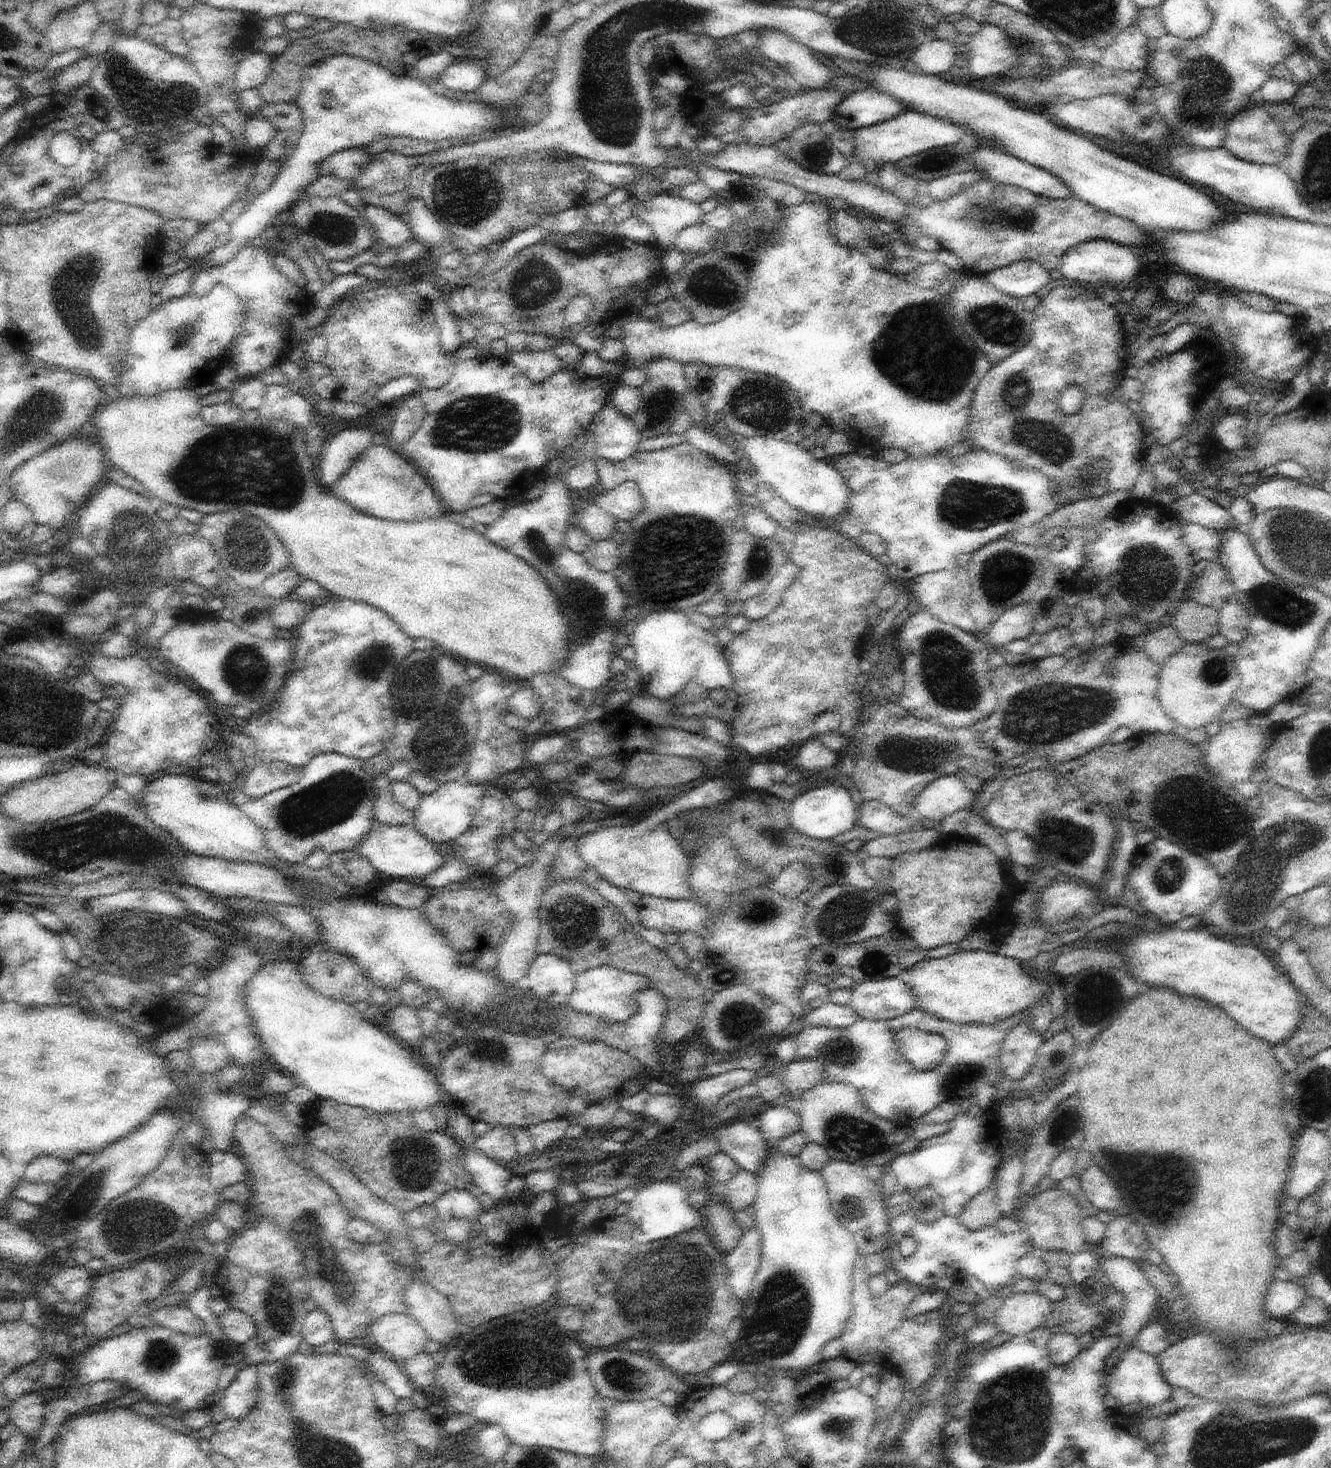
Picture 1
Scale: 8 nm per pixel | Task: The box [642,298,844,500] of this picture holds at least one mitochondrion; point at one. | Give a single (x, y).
(761, 404)

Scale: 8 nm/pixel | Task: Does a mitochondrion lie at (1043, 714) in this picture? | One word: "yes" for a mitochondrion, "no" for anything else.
yes

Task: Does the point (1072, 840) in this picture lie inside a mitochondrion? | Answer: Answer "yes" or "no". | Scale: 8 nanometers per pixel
yes

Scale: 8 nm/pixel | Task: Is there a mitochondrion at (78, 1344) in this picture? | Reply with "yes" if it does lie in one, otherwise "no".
no

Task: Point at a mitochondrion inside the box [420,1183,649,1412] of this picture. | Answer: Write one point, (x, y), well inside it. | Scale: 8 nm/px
(625, 1379)

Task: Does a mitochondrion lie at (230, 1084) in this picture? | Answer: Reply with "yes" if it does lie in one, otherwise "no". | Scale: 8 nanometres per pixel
yes

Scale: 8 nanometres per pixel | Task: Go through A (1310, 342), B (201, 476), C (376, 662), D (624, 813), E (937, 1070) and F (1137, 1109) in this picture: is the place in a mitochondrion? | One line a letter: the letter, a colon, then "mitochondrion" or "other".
A: other
B: mitochondrion
C: mitochondrion
D: other
E: other
F: other

